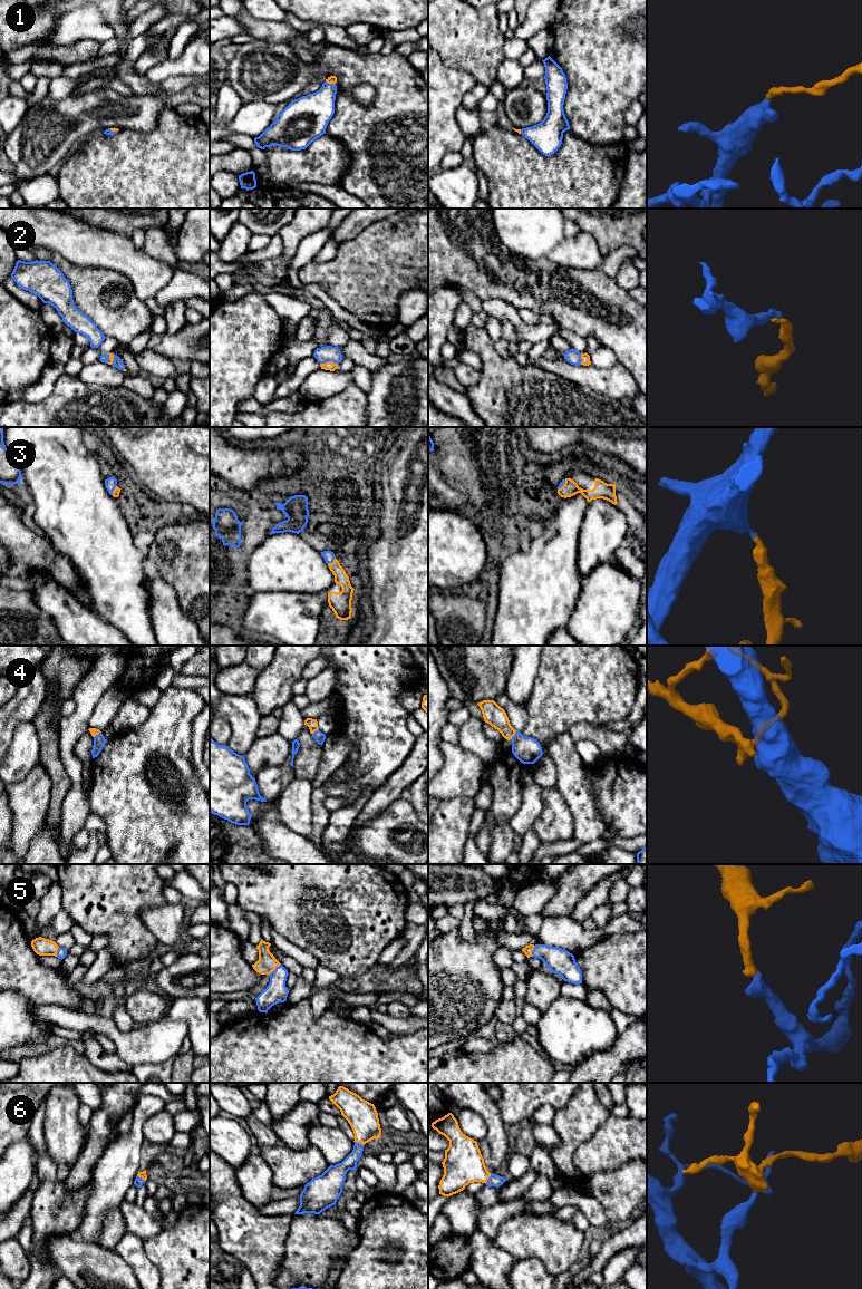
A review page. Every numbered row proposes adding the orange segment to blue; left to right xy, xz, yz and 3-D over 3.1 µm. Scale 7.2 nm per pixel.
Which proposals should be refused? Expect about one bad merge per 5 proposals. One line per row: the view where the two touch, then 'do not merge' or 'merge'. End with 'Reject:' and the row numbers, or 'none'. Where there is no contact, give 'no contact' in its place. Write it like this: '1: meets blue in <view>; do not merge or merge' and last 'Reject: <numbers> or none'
1: meets blue in xz; merge
2: meets blue in xz; merge
3: meets blue in xz; merge
4: meets blue in yz; merge
5: meets blue in xz; merge
6: meets blue in yz; merge
Reject: none

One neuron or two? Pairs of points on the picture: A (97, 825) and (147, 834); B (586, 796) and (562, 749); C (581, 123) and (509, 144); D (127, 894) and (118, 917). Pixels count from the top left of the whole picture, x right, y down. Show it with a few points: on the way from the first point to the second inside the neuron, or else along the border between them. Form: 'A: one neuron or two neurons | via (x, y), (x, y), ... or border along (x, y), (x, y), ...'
A: two neurons | border along (90, 810), (104, 821), (106, 835)
B: one neuron | via (574, 785), (568, 761)
C: two neurons | border along (570, 128), (591, 144)
D: one neuron | via (122, 900), (119, 902), (119, 911)

